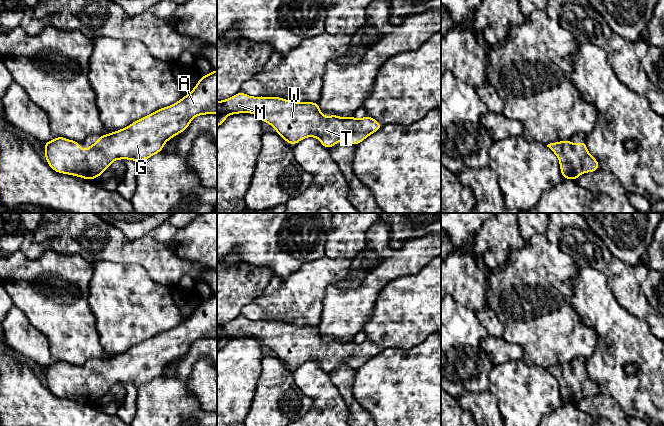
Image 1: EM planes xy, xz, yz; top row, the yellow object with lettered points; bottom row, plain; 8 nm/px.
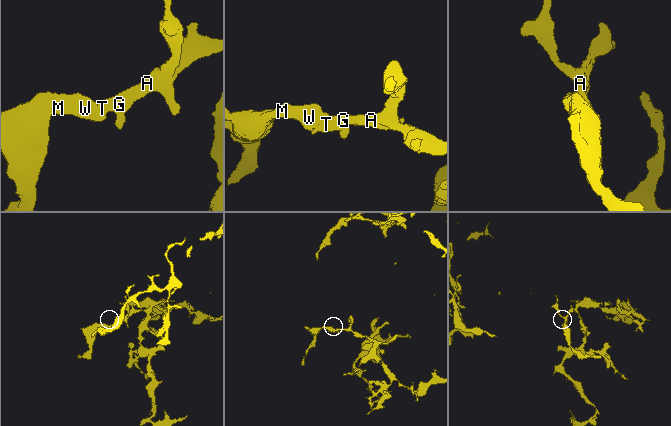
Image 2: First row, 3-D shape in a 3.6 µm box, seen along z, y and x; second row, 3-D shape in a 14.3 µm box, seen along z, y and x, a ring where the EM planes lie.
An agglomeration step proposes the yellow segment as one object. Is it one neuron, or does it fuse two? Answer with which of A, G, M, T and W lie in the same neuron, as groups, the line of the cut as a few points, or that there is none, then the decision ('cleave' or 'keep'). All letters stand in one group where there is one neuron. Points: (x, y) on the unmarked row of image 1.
A G M T W | no cut | keep

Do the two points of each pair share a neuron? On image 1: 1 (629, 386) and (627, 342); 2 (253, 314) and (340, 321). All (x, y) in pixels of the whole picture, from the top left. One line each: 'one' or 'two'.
1: one
2: two

